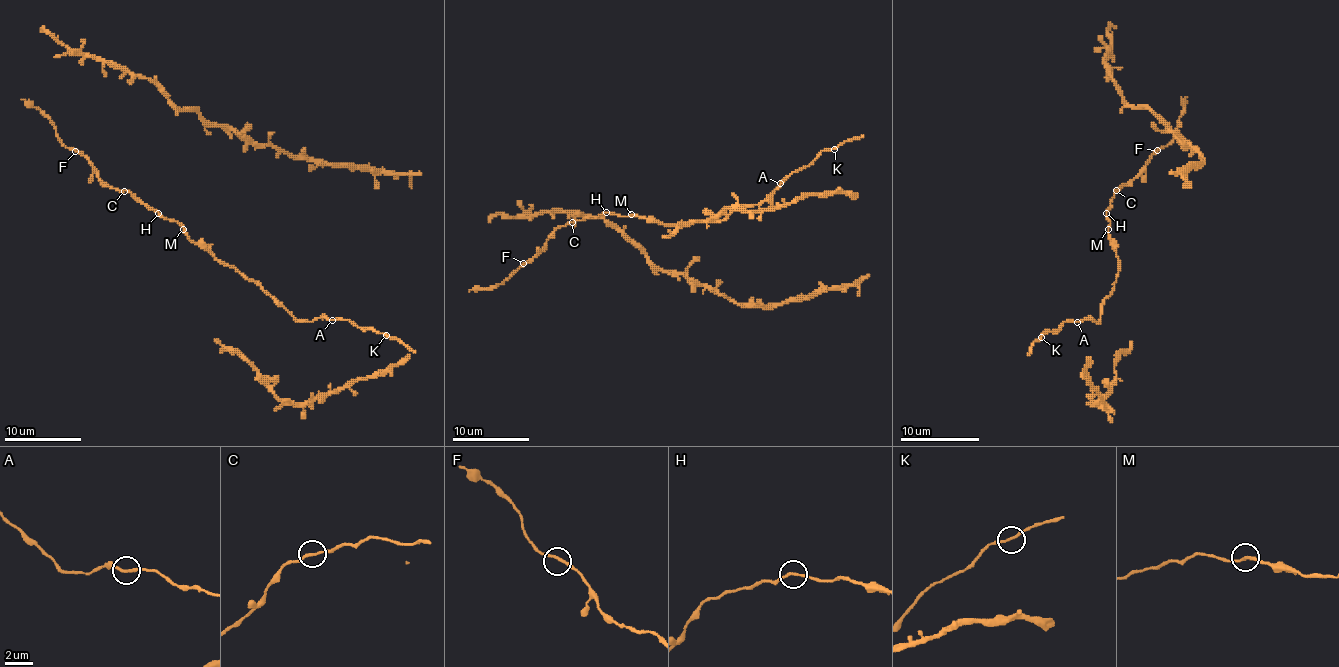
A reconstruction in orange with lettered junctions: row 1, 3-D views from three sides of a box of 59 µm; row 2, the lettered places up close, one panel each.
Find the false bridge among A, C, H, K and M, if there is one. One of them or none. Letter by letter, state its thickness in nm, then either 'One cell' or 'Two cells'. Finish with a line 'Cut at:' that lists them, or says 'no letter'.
A: Thickness 200 nm. One cell
C: Thickness 190 nm. One cell
H: Thickness 180 nm. One cell
K: Thickness 180 nm. One cell
M: Thickness 190 nm. One cell
Cut at: no letter

